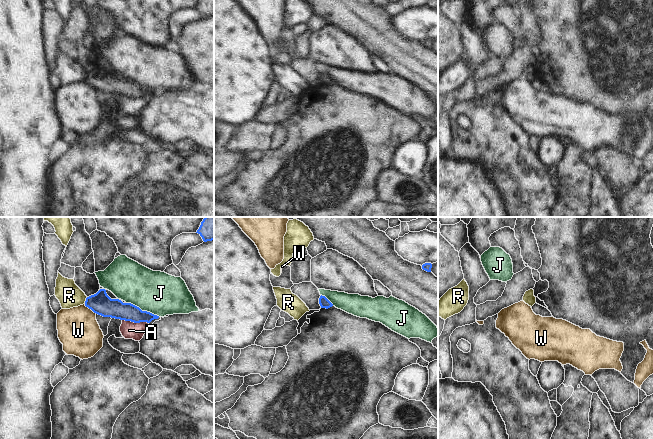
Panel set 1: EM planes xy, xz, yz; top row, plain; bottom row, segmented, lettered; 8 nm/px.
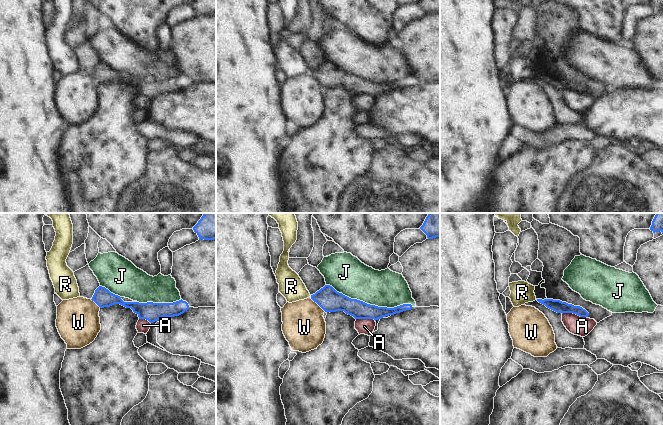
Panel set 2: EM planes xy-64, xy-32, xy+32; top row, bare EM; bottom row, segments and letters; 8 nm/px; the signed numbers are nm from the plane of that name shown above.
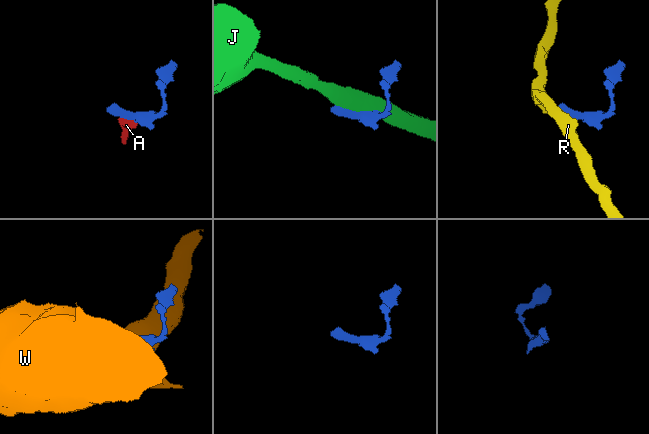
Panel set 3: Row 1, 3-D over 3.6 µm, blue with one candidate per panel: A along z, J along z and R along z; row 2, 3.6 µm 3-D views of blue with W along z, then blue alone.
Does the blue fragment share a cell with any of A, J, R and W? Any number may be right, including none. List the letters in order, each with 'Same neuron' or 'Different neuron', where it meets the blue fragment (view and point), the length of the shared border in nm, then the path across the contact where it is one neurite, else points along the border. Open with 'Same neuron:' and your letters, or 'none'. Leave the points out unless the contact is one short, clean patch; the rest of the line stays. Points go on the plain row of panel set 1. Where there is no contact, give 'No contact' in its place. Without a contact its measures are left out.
Same neuron: none
A: Different neuron. Touches blue at xy (135, 98). Shared border 220 nm. Boundary: xy (122, 95), (148, 99)
J: Different neuron. Touches blue at xy (143, 87). Shared border 300 nm
R: Different neuron. Touches blue at xy (86, 76). Shared border 60 nm. Boundary: xy (87, 73), (84, 79)
W: Different neuron. Touches blue at xy (90, 84). Shared border 130 nm. Boundary: xy (84, 80), (96, 89).

